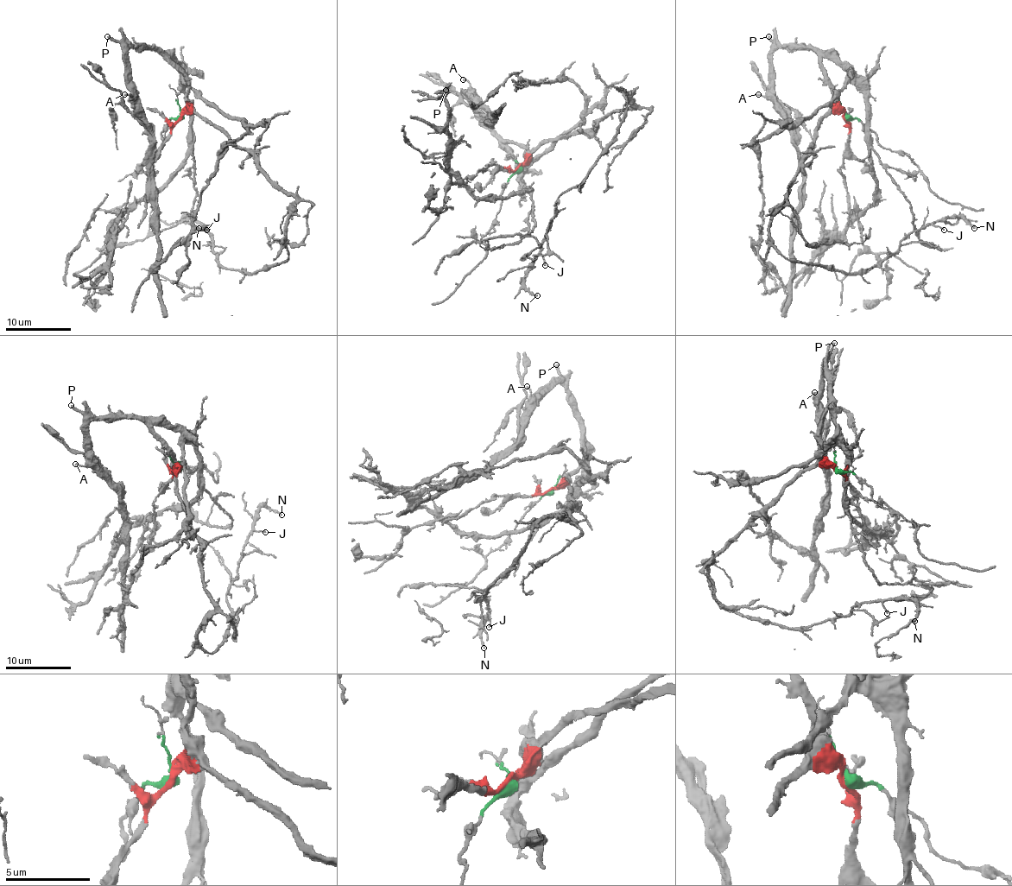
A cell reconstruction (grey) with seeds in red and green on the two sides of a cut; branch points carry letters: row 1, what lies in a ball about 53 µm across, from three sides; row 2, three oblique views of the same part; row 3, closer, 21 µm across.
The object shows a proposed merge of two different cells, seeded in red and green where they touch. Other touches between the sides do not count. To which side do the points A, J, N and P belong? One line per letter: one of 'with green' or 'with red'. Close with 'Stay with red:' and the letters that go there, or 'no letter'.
A: with red
J: with red
N: with red
P: with red
Stay with red: A, J, N, P

